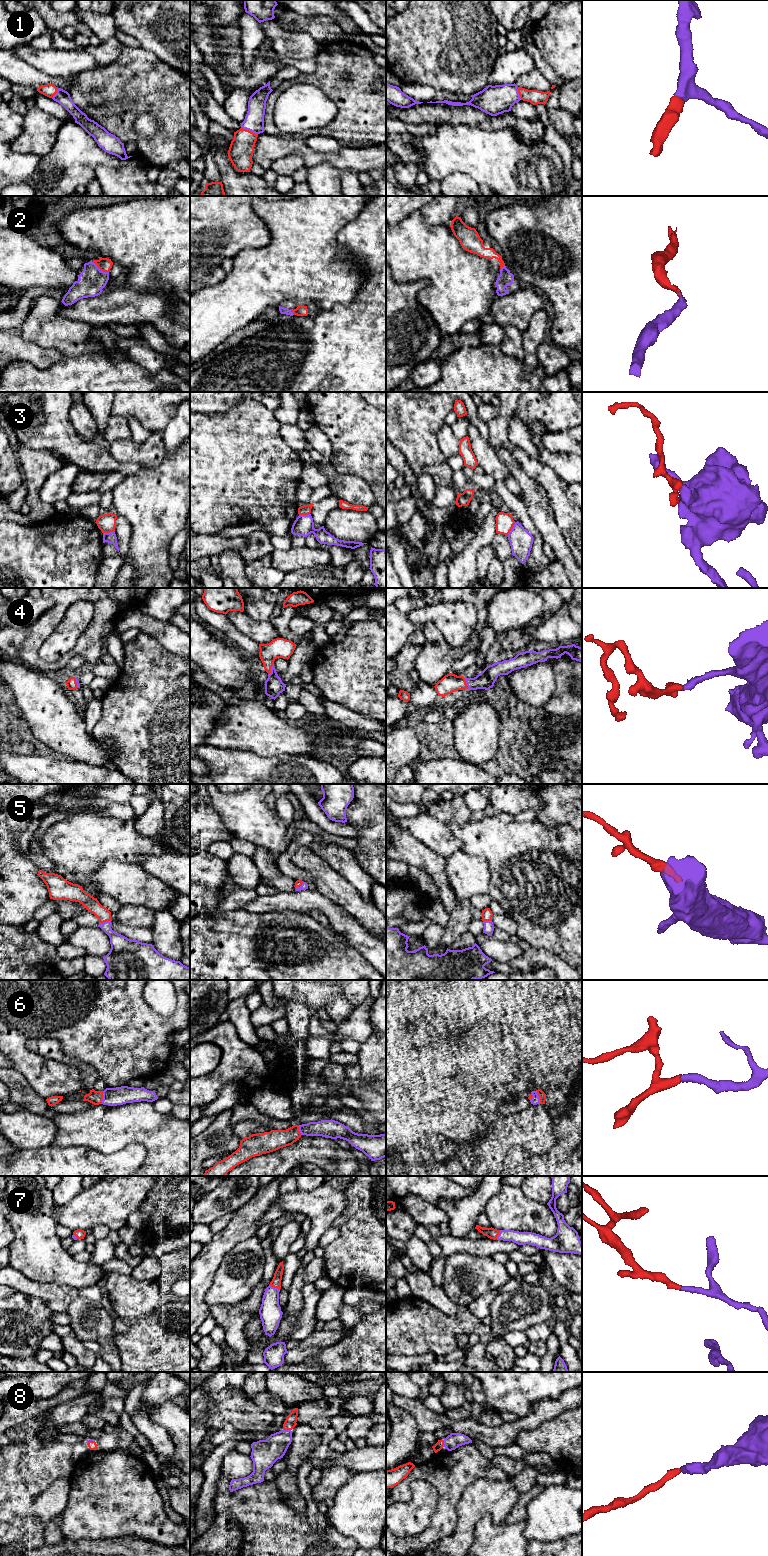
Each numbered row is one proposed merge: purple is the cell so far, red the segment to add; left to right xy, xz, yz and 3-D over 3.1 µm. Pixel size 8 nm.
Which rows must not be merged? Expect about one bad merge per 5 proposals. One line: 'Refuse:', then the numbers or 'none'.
Refuse: 3

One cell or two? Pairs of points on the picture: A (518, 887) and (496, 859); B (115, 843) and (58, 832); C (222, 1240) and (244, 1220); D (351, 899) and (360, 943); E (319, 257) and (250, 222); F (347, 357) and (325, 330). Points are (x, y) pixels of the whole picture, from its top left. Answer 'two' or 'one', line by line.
A: one
B: one
C: one
D: two
E: two
F: one

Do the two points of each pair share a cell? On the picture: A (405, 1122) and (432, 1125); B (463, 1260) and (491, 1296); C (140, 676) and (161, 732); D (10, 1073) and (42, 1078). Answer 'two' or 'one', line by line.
A: two
B: two
C: one
D: two

